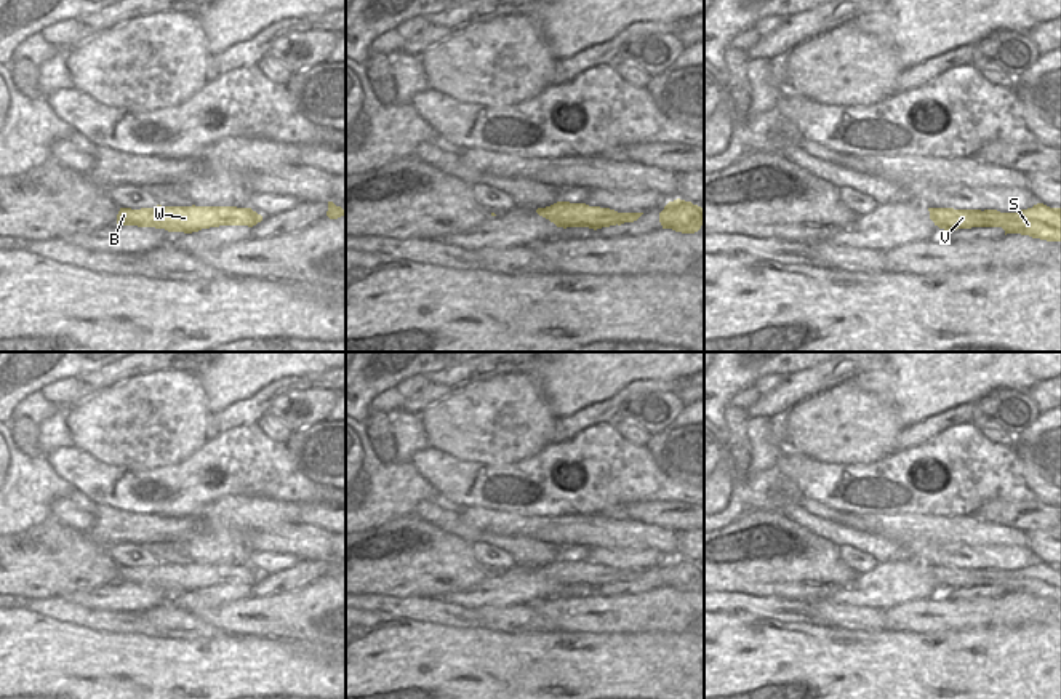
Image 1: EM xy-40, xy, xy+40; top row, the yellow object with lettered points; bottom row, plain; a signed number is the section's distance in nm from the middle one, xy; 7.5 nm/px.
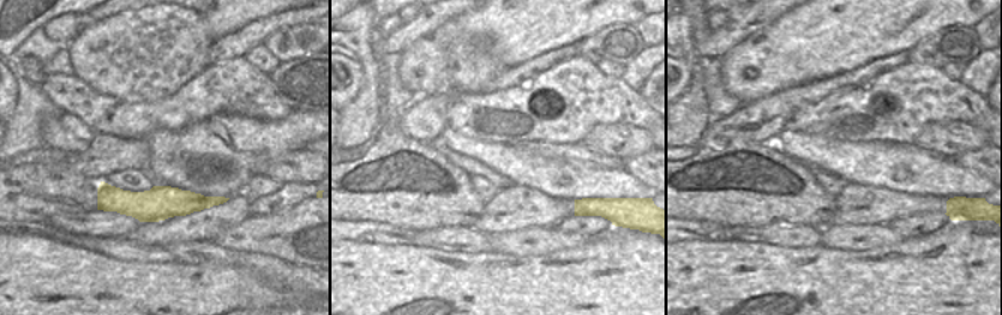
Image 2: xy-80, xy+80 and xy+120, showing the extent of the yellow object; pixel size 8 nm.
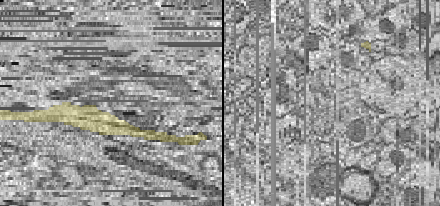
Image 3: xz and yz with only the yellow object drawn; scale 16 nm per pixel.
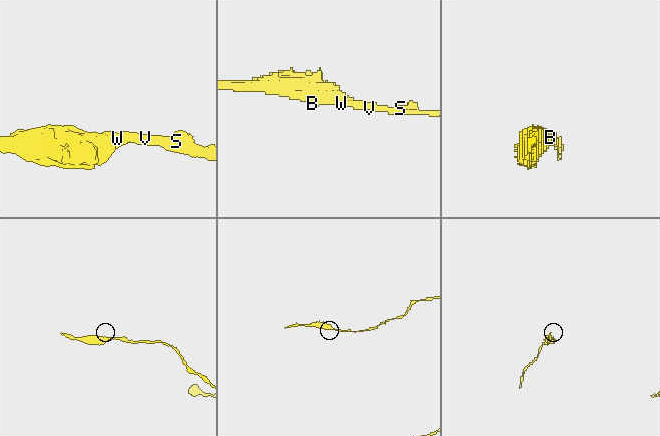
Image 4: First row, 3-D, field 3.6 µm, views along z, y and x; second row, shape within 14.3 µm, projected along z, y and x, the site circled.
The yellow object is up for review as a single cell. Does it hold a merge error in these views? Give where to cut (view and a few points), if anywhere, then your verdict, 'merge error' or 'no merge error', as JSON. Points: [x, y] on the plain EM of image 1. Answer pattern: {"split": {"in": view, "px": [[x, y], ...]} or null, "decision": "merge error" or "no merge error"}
{"split": null, "decision": "no merge error"}

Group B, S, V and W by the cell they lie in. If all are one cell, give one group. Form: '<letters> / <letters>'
B S V W

